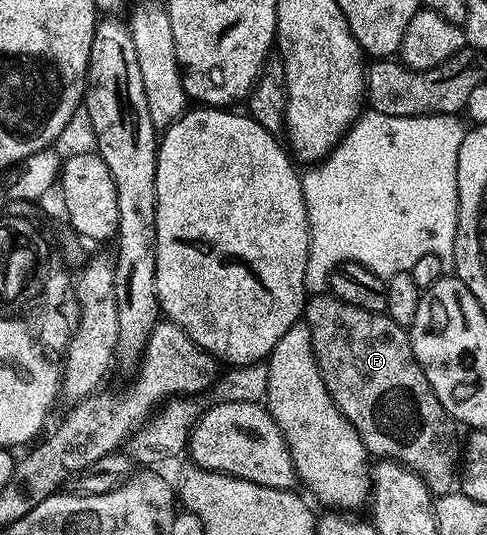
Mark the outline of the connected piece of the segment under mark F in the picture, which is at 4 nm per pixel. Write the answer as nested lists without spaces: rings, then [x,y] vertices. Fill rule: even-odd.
[[[328,291],[312,294],[306,300],[303,321],[311,331],[313,353],[317,357],[317,366],[321,372],[321,378],[325,381],[327,391],[331,395],[333,402],[336,403],[338,411],[353,424],[355,431],[363,439],[367,452],[374,458],[388,459],[397,462],[398,465],[404,465],[412,473],[419,475],[419,479],[423,479],[423,483],[428,487],[429,492],[434,495],[444,495],[454,492],[455,486],[459,481],[459,462],[463,457],[463,445],[459,437],[457,441],[457,429],[459,430],[459,425],[458,422],[453,420],[453,416],[443,407],[443,403],[439,403],[439,395],[435,395],[431,383],[427,383],[427,375],[423,371],[423,367],[419,367],[419,363],[413,354],[413,344],[409,341],[406,326],[392,321],[389,318],[388,312],[372,313],[371,311],[363,311],[363,307],[351,307],[351,303],[343,303],[343,299],[334,297]]]

